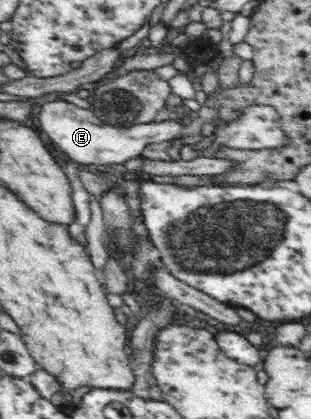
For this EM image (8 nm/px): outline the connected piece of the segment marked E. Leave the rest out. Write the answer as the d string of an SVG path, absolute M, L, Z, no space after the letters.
M53 98L42 105L38 121L39 130L44 131L71 161L78 164L124 165L133 158L142 157L144 148L151 143L174 140L182 133L182 125L171 120L119 129L102 122L91 110Z

